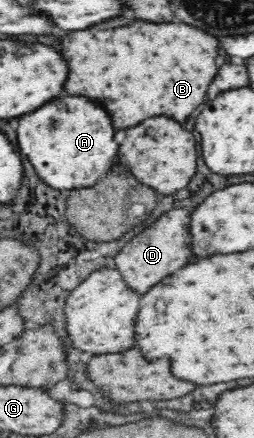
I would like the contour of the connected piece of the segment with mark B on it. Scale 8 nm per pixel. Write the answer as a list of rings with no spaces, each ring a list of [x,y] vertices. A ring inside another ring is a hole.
[[[114,18],[112,22],[102,22],[86,30],[68,32],[58,46],[68,62],[68,80],[64,82],[64,92],[68,96],[86,96],[102,104],[110,114],[112,126],[116,130],[136,126],[138,122],[152,116],[168,116],[184,122],[190,112],[204,102],[204,92],[218,70],[214,64],[218,56],[216,38],[188,24],[152,24],[144,20],[126,20],[124,26],[118,26],[118,18]]]

